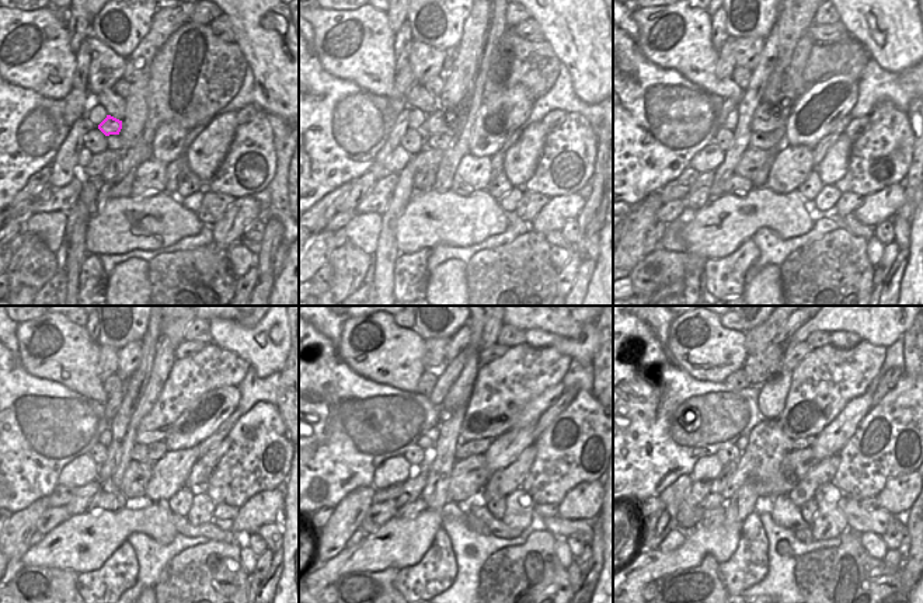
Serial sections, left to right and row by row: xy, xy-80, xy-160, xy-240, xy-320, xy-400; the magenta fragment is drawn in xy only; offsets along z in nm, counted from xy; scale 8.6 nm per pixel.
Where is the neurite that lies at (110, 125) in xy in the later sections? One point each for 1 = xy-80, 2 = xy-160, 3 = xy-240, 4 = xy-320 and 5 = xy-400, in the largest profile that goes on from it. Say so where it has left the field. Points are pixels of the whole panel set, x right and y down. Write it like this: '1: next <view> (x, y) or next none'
1: next xy-80 (442, 121)
2: next xy-160 (825, 58)
3: next xy-240 (212, 368)
4: next xy-320 (502, 387)
5: next xy-400 (821, 386)

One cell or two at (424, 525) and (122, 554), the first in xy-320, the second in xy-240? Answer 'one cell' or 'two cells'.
two cells

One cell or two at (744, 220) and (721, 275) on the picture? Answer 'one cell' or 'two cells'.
two cells

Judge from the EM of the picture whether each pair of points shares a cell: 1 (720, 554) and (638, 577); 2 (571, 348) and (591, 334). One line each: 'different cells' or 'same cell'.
1: same cell
2: same cell

